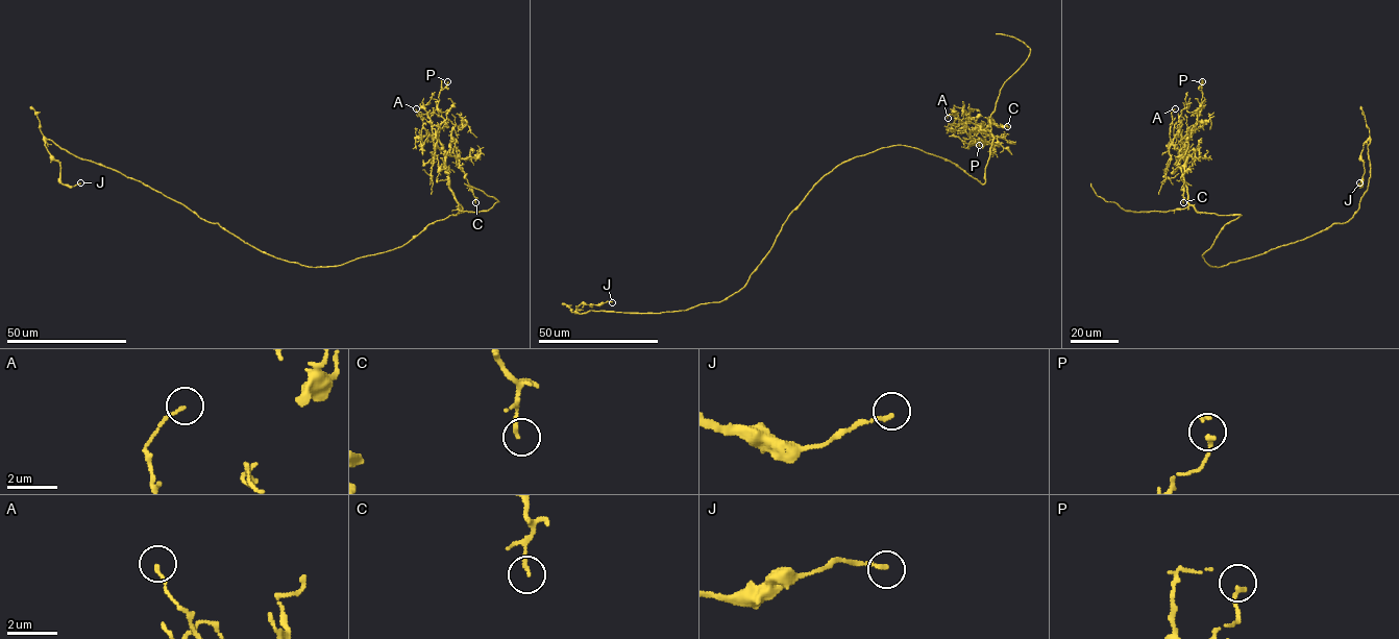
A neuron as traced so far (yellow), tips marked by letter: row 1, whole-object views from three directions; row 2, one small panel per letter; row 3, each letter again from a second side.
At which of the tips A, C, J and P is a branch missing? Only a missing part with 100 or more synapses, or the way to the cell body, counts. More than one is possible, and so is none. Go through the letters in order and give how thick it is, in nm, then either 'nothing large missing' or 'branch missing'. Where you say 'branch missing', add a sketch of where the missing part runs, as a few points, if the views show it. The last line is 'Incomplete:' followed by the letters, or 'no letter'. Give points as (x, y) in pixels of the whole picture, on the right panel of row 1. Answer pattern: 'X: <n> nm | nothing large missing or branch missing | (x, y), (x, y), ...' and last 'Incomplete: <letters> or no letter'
A: 120 nm | nothing large missing
C: 130 nm | nothing large missing
J: 160 nm | nothing large missing
P: 120 nm | nothing large missing
Incomplete: no letter

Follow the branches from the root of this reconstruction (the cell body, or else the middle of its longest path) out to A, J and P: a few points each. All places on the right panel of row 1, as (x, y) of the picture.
A: (1234, 262), (1202, 256), (1241, 215), (1187, 201), (1187, 149), (1180, 136), (1168, 146), (1175, 108)
J: (1234, 262), (1349, 220), (1367, 190), (1371, 140), (1360, 153), (1364, 173), (1359, 187), (1359, 182)
P: (1234, 262), (1210, 266), (1202, 255), (1221, 229), (1241, 215), (1198, 212), (1187, 201), (1183, 178), (1202, 81)

